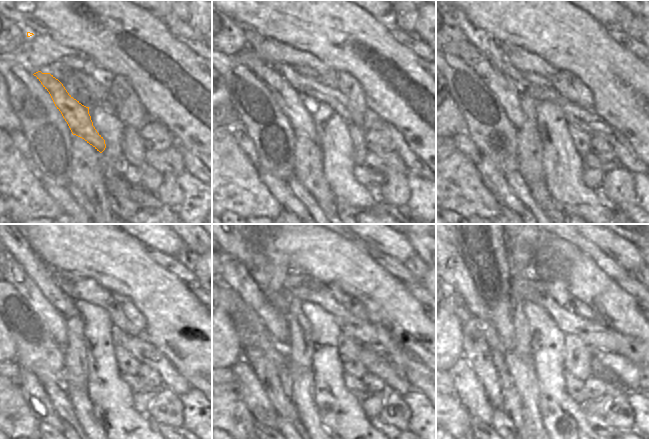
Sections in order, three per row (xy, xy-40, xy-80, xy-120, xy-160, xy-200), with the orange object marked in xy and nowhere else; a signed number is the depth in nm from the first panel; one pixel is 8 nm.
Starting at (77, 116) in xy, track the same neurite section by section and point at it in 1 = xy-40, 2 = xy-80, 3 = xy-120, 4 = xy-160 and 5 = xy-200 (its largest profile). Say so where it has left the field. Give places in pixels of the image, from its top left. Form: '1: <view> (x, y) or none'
1: xy-40 (288, 87)
2: xy-80 (479, 50)
3: xy-120 (25, 270)
4: xy-160 (236, 259)
5: xy-200 (456, 276)

